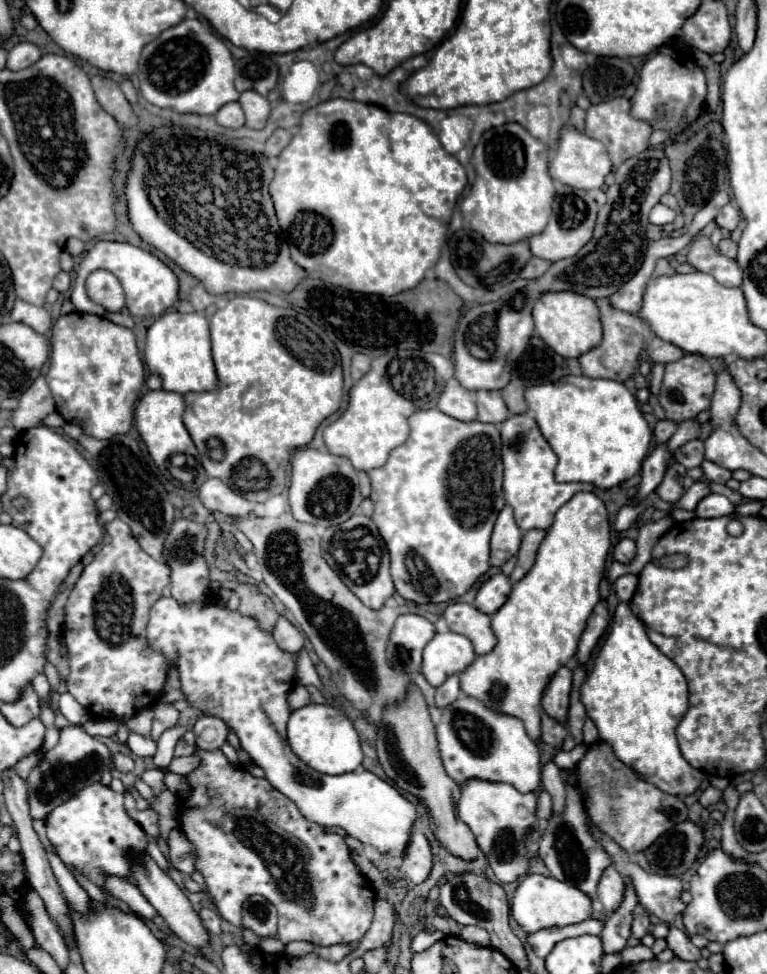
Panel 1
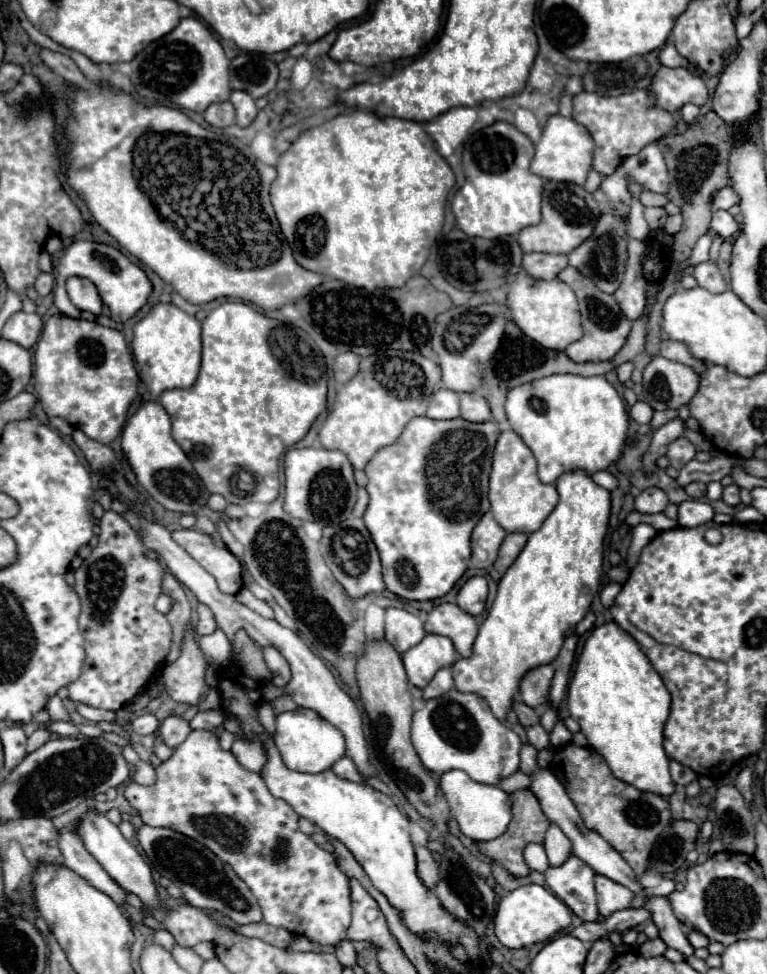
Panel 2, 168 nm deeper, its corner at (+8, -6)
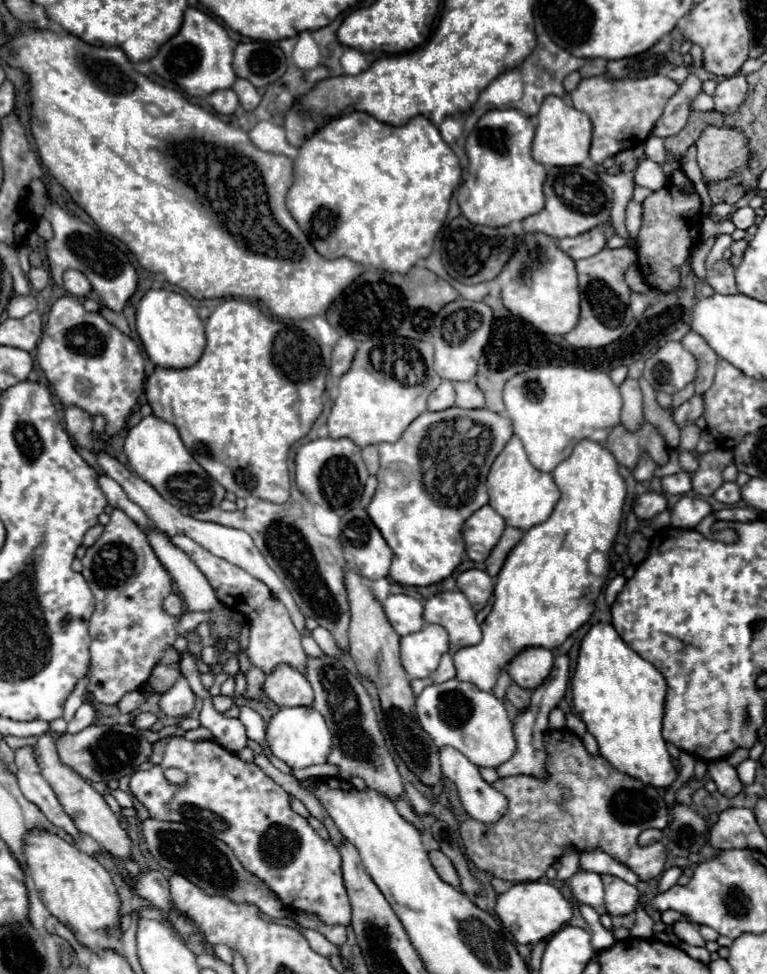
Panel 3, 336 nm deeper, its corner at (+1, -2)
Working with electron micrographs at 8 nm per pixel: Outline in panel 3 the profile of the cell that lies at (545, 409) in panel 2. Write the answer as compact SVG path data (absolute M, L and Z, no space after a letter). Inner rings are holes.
M571 364L537 366L515 374L503 388L503 402L529 462L543 472L551 472L583 438L603 444L611 428L621 422L621 396L609 374Z

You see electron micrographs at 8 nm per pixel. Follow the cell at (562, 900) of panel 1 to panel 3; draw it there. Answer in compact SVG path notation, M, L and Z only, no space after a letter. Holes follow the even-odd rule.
M521 882L513 884L507 892L497 896L495 912L501 918L503 926L513 934L519 944L537 944L543 938L549 938L561 930L573 916L571 904L551 882Z

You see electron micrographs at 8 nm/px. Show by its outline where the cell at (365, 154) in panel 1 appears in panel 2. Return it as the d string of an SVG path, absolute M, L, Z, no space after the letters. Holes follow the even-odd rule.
M360 110L352 112L352 114L336 116L324 124L316 126L316 128L302 132L298 136L298 140L292 142L292 146L280 156L276 170L278 170L278 176L270 186L270 200L274 206L276 218L280 222L280 230L292 248L294 260L310 272L332 276L340 282L346 282L346 284L360 288L360 290L366 290L366 292L374 292L378 288L402 288L412 276L416 276L420 272L420 268L428 260L430 246L436 242L436 236L442 230L446 198L456 182L452 168L438 154L438 150L434 148L434 140L424 132L424 128L418 122L402 120L402 118L380 118L372 112L360 112Z

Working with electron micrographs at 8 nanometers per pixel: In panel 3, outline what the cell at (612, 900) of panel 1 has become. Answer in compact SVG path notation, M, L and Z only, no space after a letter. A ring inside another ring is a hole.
M603 876L603 884L605 884L605 906L611 916L625 916L635 910L639 902L639 892L635 886L615 876Z

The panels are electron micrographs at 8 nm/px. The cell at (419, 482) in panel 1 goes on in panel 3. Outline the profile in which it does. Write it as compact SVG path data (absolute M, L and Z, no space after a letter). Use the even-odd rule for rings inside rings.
M453 406L441 412L423 412L407 426L397 442L381 442L377 446L381 456L381 466L377 472L379 484L367 506L367 512L393 550L389 576L395 582L409 586L429 586L445 580L459 566L463 556L463 520L487 504L487 472L511 436L513 424L509 418L499 416L487 408L463 410Z

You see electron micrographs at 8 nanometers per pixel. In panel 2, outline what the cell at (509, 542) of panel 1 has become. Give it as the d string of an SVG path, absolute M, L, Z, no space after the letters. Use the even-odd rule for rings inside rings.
M486 512L480 520L480 524L474 528L472 532L472 558L470 562L476 568L490 568L496 558L498 558L498 550L504 542L504 528L500 528L500 524L496 524L492 512Z

